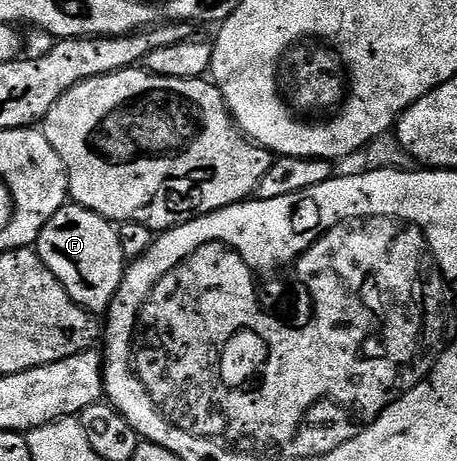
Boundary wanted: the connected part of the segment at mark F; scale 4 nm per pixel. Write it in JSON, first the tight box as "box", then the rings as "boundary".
{"box":[35,205,127,313],"boundary":[[[66,205],[60,207],[43,225],[35,244],[37,256],[51,269],[51,273],[67,289],[67,293],[90,313],[108,312],[111,301],[125,279],[127,261],[119,249],[117,227],[102,215],[85,207]]]}

